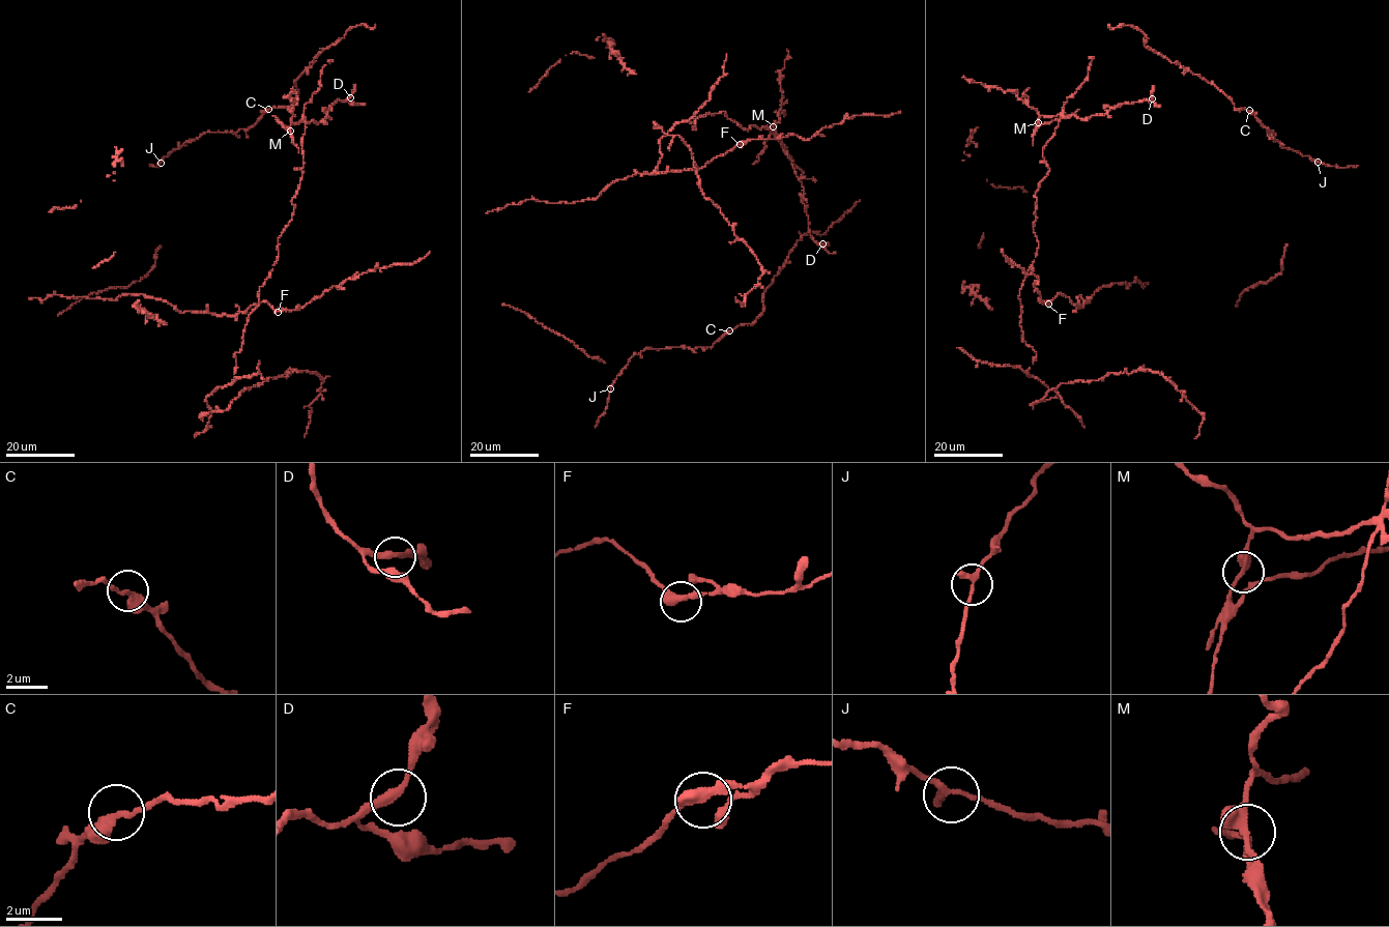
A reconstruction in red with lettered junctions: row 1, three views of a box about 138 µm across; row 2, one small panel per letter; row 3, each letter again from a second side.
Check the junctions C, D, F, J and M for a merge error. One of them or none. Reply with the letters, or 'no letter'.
M

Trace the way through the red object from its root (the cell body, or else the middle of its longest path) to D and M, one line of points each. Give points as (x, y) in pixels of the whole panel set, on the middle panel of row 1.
D: (796, 172), (803, 187), (809, 233), (822, 243)
M: (796, 172), (773, 126)

